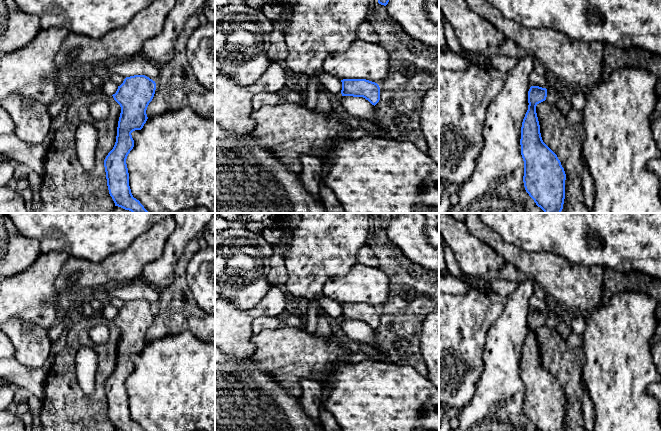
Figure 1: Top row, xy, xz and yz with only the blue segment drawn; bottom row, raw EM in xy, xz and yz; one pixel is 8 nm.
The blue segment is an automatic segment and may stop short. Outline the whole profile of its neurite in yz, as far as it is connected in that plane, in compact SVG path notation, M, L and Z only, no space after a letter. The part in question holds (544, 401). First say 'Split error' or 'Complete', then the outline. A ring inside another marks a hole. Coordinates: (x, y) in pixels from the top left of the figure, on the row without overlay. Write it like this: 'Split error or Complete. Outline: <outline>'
Complete. Outline: M531 310L528 334L521 351L523 406L538 431L563 431L566 398L557 379L543 366L536 330L545 325L547 313Z

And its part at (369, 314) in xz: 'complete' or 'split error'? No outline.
complete

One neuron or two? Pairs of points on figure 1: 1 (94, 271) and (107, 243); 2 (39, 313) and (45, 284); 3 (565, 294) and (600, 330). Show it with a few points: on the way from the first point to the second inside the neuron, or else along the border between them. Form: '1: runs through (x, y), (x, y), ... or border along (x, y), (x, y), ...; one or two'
1: border along (119, 251), (96, 262), (75, 258); two
2: runs through (39, 306), (39, 291); one
3: border along (600, 303), (585, 316); two

